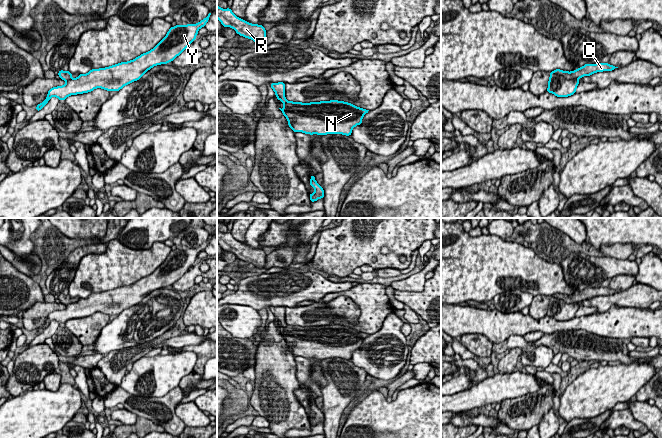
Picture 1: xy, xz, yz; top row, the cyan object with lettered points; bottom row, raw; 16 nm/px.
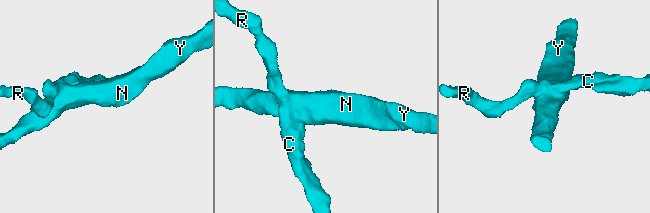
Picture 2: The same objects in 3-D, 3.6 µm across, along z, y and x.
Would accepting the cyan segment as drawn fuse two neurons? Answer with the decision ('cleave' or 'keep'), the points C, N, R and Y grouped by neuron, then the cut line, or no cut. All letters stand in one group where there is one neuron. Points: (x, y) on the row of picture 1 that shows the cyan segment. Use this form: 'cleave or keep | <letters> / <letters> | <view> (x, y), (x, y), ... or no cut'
cleave | C R / N Y | yz (551, 72), (562, 74), (568, 79), (577, 79)

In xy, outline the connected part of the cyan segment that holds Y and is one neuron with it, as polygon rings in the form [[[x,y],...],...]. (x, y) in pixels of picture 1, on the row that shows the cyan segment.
[[[211,13],[197,24],[171,27],[153,49],[131,61],[92,69],[87,74],[66,81],[63,86],[51,88],[46,99],[36,106],[36,110],[40,111],[53,96],[61,101],[68,96],[88,93],[96,88],[118,92],[125,85],[139,80],[152,67],[167,64],[179,56],[196,39],[198,30],[205,27],[210,15]]]

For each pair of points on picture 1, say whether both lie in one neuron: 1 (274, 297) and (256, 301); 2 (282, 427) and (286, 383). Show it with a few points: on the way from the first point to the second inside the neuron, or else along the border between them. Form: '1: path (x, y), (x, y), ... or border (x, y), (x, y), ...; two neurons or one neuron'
1: path (270, 297), (260, 297); one neuron
2: path (289, 416), (292, 402), (287, 394); one neuron

